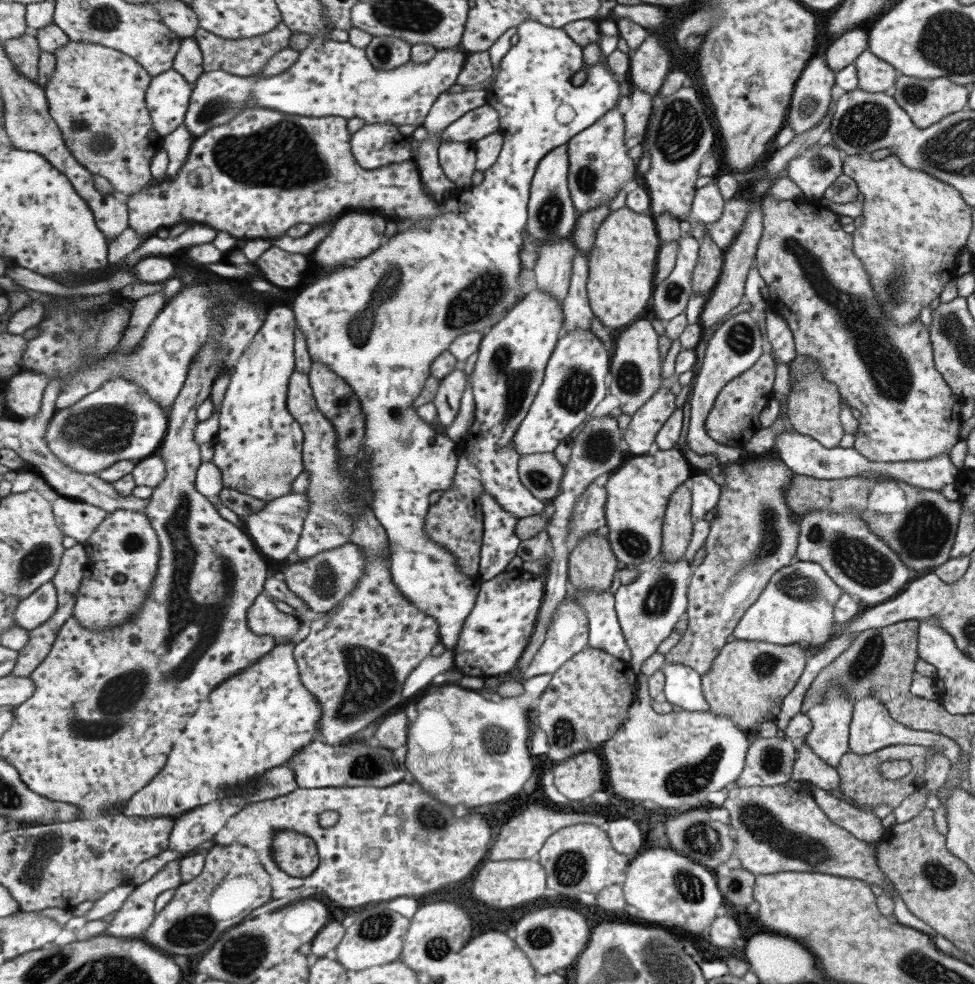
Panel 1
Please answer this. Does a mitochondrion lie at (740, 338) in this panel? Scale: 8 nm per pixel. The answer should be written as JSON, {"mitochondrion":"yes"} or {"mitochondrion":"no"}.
{"mitochondrion":"yes"}

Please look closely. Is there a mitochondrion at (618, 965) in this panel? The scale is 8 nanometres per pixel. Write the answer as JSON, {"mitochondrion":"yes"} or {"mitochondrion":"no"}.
{"mitochondrion":"yes"}

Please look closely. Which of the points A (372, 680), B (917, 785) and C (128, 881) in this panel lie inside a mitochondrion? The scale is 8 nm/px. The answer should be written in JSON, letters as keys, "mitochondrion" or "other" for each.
{"A":"mitochondrion","B":"other","C":"other"}

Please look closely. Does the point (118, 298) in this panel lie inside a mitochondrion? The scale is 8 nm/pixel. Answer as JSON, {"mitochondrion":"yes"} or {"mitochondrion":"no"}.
{"mitochondrion":"no"}

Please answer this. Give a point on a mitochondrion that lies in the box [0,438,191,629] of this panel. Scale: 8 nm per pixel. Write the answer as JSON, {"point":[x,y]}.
{"point":[41,555]}

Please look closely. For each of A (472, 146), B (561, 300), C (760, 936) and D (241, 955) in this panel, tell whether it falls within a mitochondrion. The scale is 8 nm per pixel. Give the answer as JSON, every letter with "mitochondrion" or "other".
{"A":"other","B":"other","C":"other","D":"mitochondrion"}

